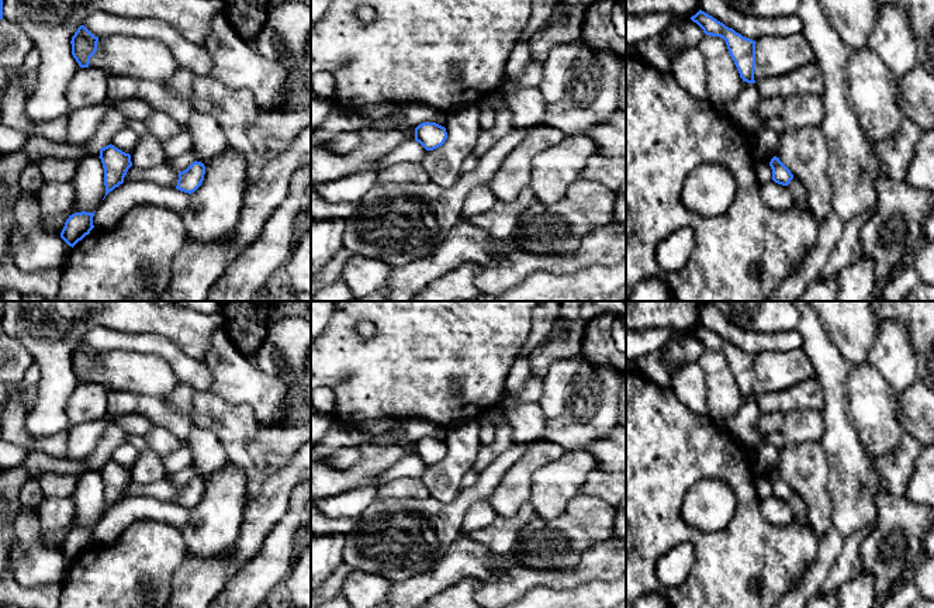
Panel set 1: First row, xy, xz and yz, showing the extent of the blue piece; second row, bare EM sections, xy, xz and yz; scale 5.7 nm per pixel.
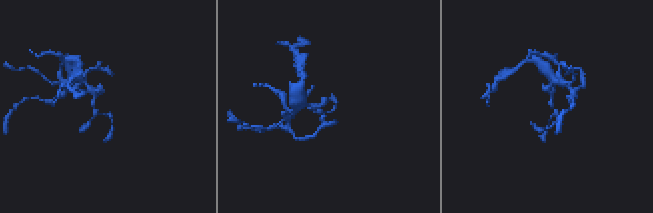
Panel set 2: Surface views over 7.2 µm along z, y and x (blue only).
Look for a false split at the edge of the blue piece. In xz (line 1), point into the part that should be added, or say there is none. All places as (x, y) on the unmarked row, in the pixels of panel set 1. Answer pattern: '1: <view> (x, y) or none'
1: none

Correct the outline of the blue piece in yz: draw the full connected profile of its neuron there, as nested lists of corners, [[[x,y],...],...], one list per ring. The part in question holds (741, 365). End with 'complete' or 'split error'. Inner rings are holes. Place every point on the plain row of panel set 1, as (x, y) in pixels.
[[[702,325],[692,331],[691,335],[696,338],[706,350],[723,353],[743,397],[755,398],[755,356],[743,352]]]; complete

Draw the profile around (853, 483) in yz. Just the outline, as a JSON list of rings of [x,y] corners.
[[[809,301],[791,303],[800,315],[798,331],[803,341],[802,349],[813,363],[826,401],[820,443],[829,466],[826,488],[831,500],[830,518],[833,526],[848,538],[876,524],[875,498],[881,479],[875,459],[865,450],[847,414],[845,380],[851,363],[830,341],[820,315]]]

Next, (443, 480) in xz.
[[[475,419],[447,428],[447,455],[442,462],[428,466],[421,476],[429,497],[447,504],[460,493],[461,480],[473,470],[481,449],[478,432]]]

